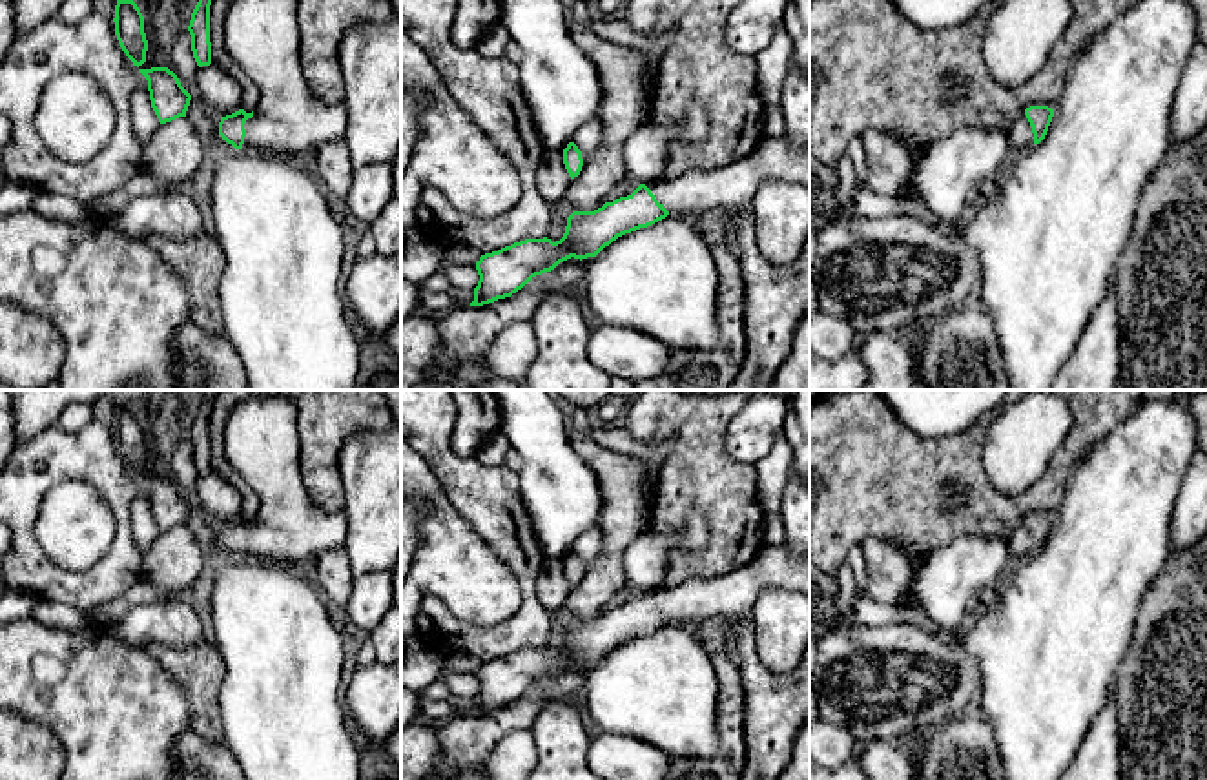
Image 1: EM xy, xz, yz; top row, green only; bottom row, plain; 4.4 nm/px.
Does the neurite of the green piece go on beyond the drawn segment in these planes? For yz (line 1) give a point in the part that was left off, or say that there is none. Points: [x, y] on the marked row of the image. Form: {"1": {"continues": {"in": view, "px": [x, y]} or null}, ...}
{"1": {"continues": {"in": "yz", "px": [1020, 135]}}}

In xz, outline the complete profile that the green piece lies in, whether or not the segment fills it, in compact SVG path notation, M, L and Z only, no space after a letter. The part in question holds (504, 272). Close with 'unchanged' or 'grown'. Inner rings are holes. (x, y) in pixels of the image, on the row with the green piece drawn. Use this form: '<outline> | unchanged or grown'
M764 139L749 155L713 169L689 169L671 180L640 184L631 195L594 211L573 211L560 241L525 239L476 262L480 275L470 306L511 297L532 277L574 257L596 257L618 237L647 228L667 215L698 219L717 210L738 211L753 204L762 182L782 180L810 186L810 142Z | grown

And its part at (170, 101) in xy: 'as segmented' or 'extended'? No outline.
as segmented

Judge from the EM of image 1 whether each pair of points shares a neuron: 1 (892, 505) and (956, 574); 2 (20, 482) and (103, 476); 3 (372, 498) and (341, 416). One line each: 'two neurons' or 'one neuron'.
1: two neurons
2: one neuron
3: two neurons

